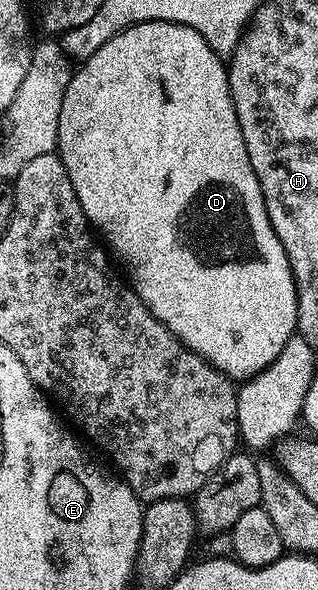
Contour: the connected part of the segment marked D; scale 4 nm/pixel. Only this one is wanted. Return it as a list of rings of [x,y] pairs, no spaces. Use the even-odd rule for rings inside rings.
[[[153,19],[150,21],[135,21],[130,25],[124,26],[122,31],[118,31],[113,38],[105,41],[105,45],[101,45],[101,49],[97,49],[97,53],[93,53],[89,58],[82,60],[80,67],[83,68],[80,71],[78,68],[72,74],[69,81],[69,89],[65,89],[65,101],[61,101],[61,121],[59,122],[59,146],[57,148],[57,154],[60,161],[65,165],[65,173],[69,173],[69,181],[73,181],[73,193],[77,193],[77,201],[85,213],[87,222],[102,236],[105,243],[105,238],[107,238],[108,244],[106,243],[106,246],[110,248],[113,255],[113,250],[115,250],[116,256],[114,255],[114,258],[116,260],[119,258],[123,262],[123,267],[127,270],[128,275],[126,275],[126,278],[133,284],[135,294],[151,310],[153,317],[157,317],[157,321],[164,323],[187,348],[193,353],[197,353],[205,361],[212,363],[219,371],[225,372],[231,380],[246,381],[252,379],[257,373],[264,371],[270,363],[277,361],[281,349],[285,349],[285,345],[296,334],[296,327],[298,325],[298,293],[295,288],[294,275],[291,272],[290,259],[285,253],[281,241],[277,241],[277,233],[273,233],[273,225],[269,221],[269,213],[265,209],[261,185],[257,181],[257,173],[253,173],[253,165],[249,161],[249,149],[245,149],[245,137],[241,137],[241,125],[237,121],[237,113],[233,109],[231,90],[227,81],[228,64],[208,45],[205,37],[201,37],[201,33],[197,33],[197,29],[189,29],[189,25],[185,25],[184,23],[166,23],[163,19]]]

